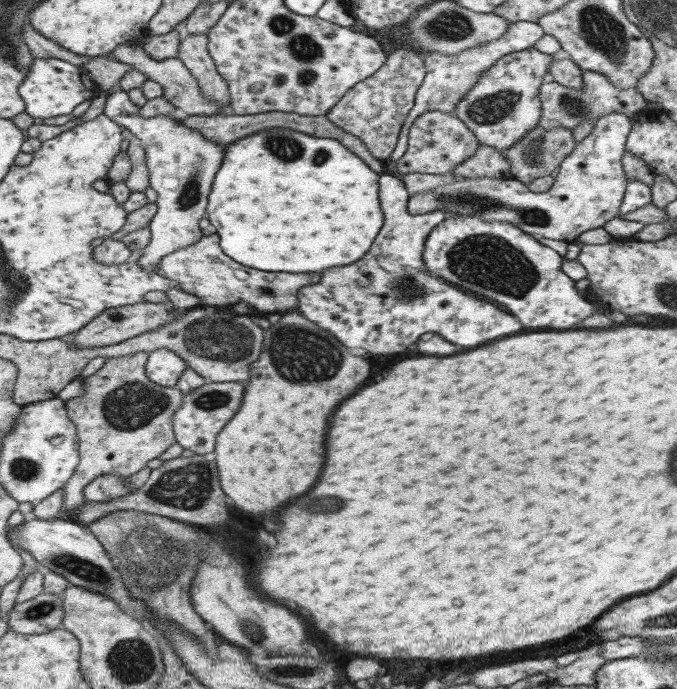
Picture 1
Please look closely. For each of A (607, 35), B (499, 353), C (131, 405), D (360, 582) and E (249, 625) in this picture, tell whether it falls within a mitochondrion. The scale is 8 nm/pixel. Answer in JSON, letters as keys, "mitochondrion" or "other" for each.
{"A":"mitochondrion","B":"other","C":"mitochondrion","D":"other","E":"mitochondrion"}

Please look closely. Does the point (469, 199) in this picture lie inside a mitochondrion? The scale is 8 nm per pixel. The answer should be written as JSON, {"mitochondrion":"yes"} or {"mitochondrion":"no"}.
{"mitochondrion":"yes"}

